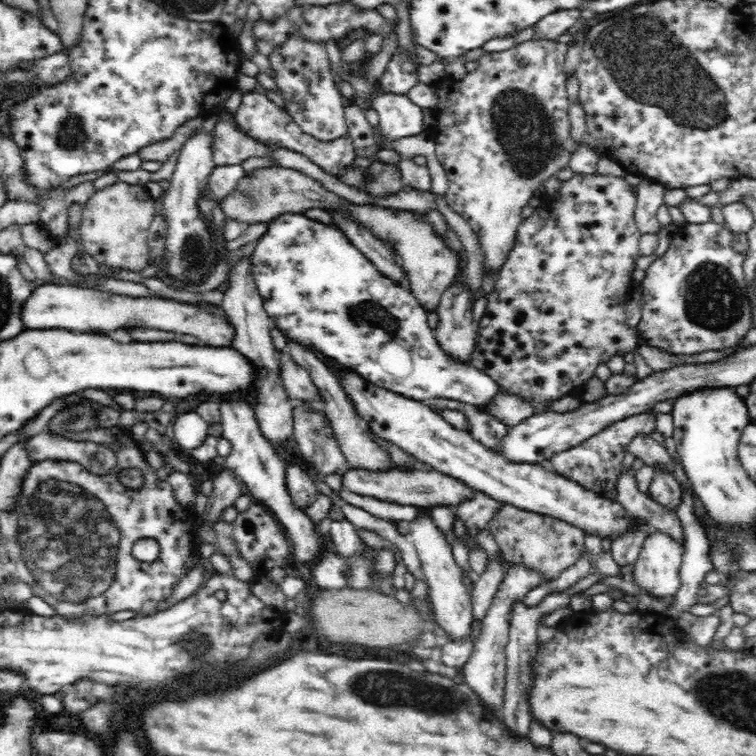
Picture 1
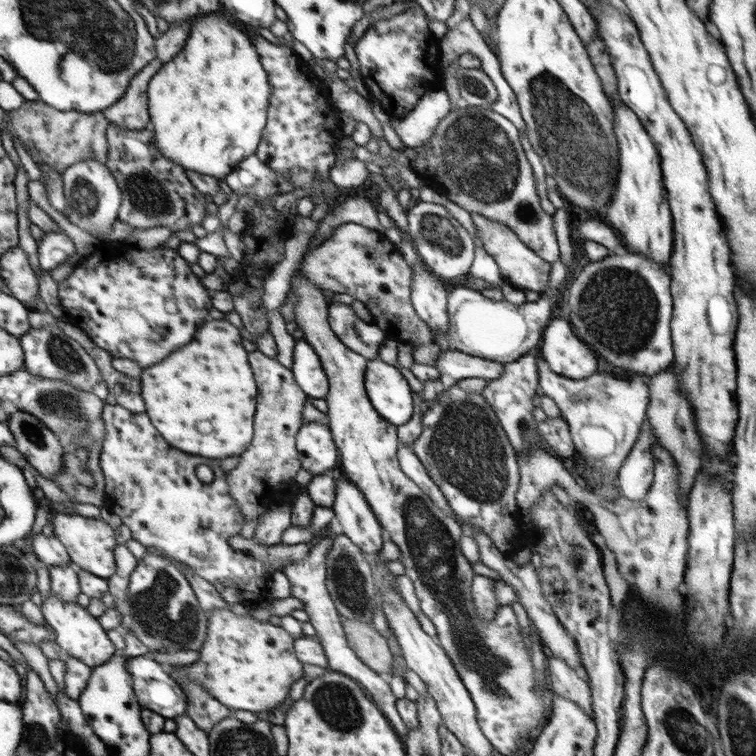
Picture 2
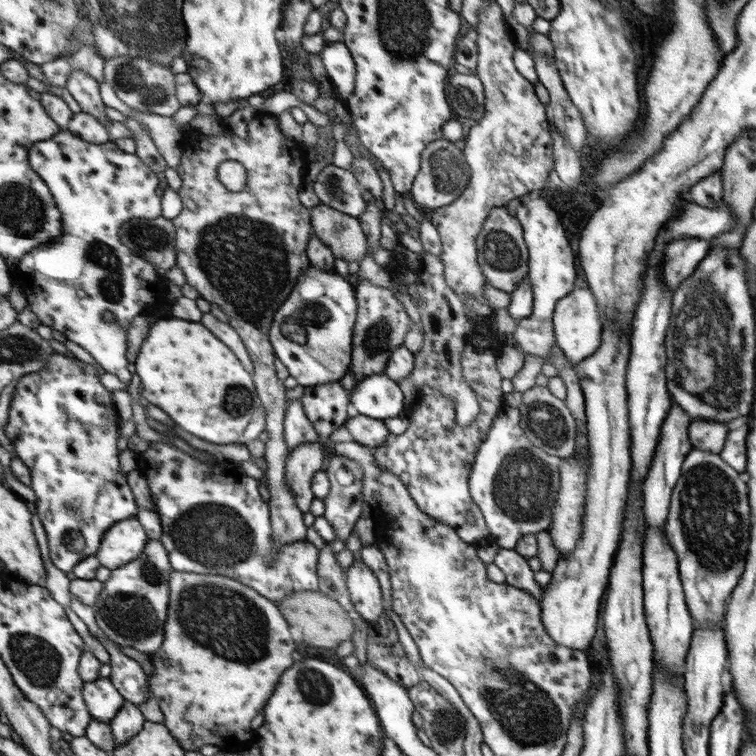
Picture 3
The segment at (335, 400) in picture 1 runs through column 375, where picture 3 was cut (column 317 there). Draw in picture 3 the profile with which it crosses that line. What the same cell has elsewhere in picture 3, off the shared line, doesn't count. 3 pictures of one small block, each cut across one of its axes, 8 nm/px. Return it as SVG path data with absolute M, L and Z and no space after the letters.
M319 442L301 443L287 456L285 483L290 488L295 505L302 513L309 510L314 499L310 490L311 479L323 464L325 451L326 449L321 449Z

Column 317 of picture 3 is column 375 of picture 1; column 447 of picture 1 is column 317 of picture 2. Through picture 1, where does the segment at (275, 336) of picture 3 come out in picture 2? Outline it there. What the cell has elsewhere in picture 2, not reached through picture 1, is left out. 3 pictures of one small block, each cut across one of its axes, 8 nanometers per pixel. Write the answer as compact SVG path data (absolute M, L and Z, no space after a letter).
M303 338L294 342L291 372L295 375L295 382L307 392L307 396L322 399L326 397L329 384L326 382L325 370L314 348Z

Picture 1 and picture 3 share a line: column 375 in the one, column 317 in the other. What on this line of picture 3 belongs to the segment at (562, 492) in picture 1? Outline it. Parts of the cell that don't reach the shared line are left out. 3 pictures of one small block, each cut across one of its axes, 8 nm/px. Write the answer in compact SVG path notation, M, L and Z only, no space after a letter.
M340 380L304 387L299 401L318 436L329 438L333 428L339 428L347 418L349 402Z

